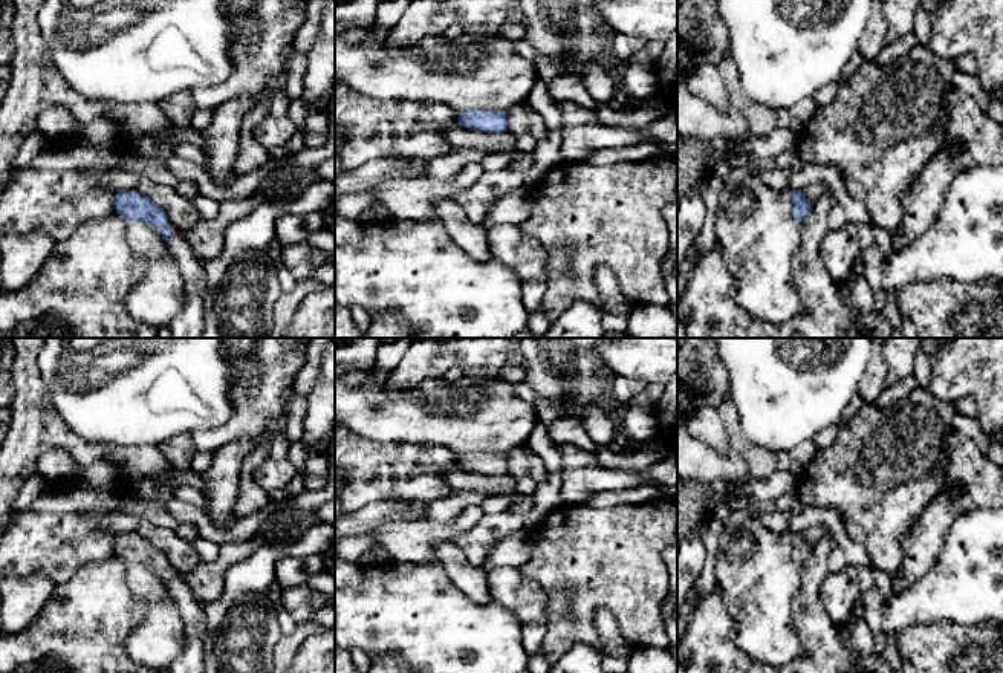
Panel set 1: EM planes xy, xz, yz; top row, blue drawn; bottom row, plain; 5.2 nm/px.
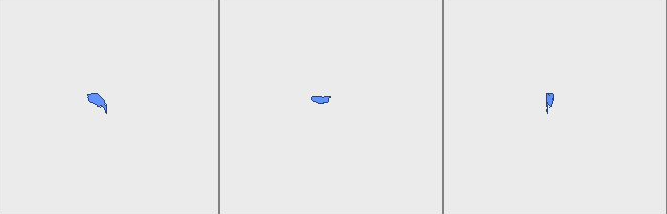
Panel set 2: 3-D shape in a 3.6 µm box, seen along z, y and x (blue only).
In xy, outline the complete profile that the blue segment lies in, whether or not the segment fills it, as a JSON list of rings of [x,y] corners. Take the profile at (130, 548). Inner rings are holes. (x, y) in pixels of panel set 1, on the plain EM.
[[[138,532],[121,534],[113,538],[115,552],[124,563],[138,563],[154,567],[167,583],[170,593],[180,612],[185,624],[185,647],[182,655],[168,667],[170,673],[203,673],[203,636],[206,633],[206,618],[185,581],[167,555],[142,538]]]

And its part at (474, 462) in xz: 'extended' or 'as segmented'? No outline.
as segmented

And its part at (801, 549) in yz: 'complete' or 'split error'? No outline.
split error

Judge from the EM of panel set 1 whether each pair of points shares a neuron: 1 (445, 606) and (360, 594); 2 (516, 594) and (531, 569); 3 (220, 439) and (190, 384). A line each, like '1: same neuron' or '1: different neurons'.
1: same neuron
2: different neurons
3: different neurons

